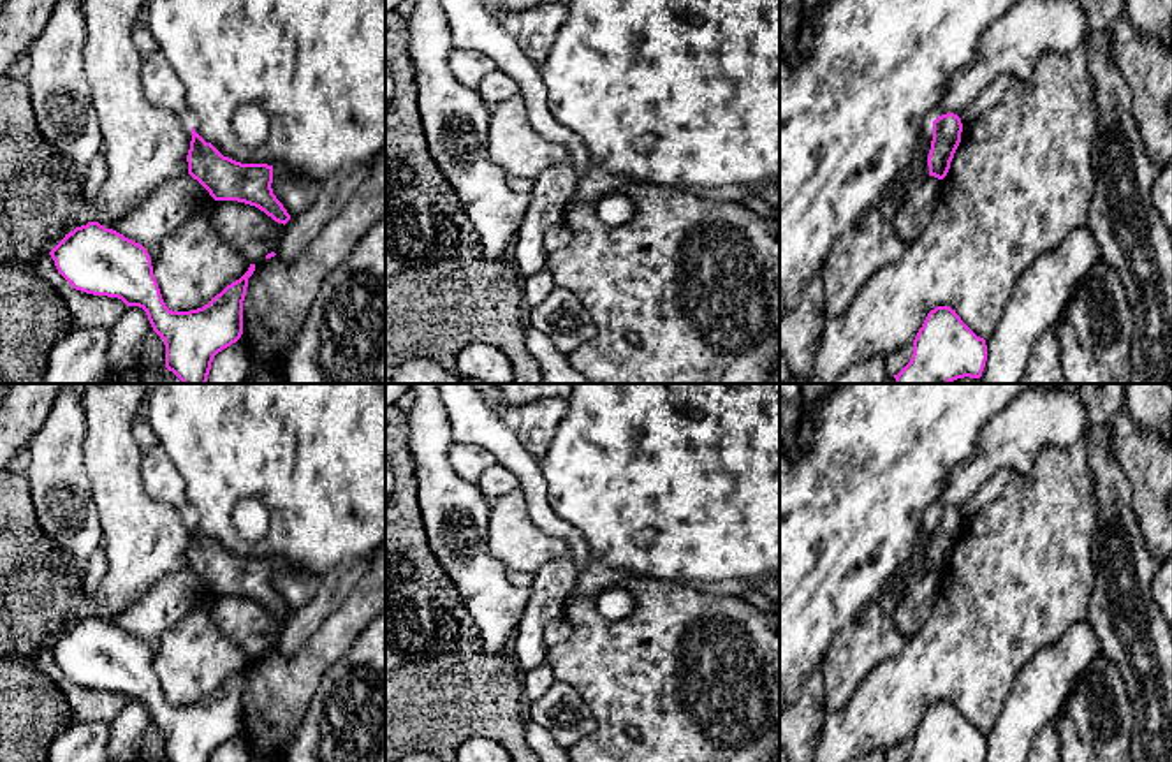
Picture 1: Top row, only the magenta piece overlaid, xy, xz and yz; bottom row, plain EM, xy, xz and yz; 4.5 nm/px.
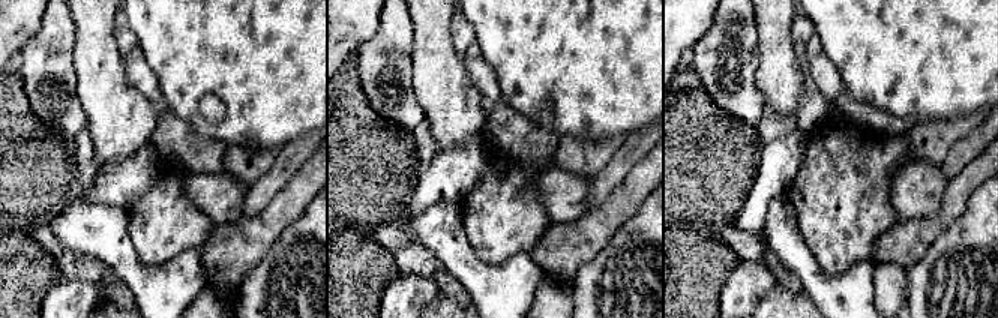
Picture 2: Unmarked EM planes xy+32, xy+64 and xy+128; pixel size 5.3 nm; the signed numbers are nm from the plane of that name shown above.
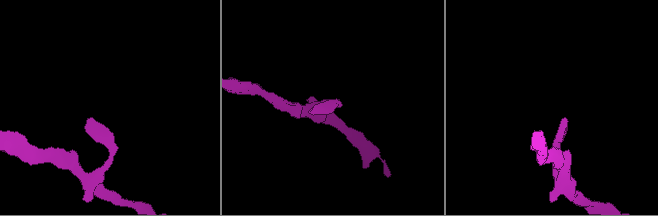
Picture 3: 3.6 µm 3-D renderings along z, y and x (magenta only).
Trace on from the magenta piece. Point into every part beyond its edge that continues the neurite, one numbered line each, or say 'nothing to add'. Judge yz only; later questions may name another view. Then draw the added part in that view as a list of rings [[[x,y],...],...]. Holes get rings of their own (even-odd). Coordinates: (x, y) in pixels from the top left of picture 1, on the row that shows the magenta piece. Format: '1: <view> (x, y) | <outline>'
nothing to add

